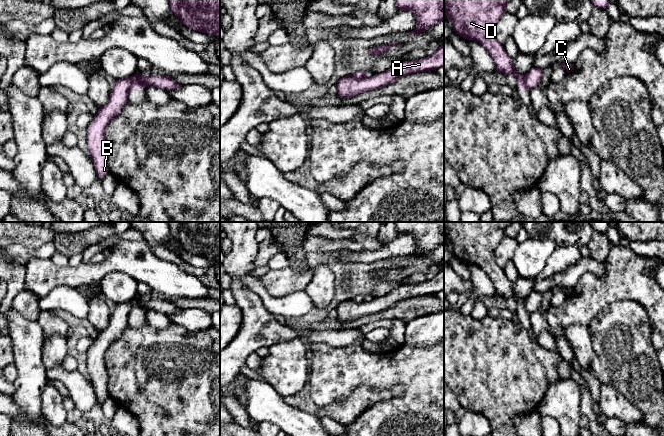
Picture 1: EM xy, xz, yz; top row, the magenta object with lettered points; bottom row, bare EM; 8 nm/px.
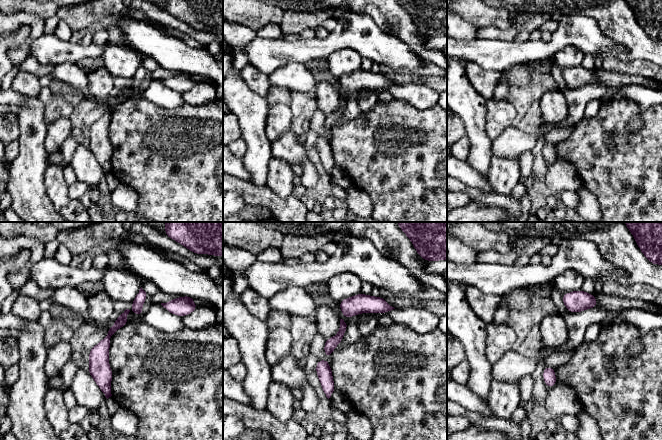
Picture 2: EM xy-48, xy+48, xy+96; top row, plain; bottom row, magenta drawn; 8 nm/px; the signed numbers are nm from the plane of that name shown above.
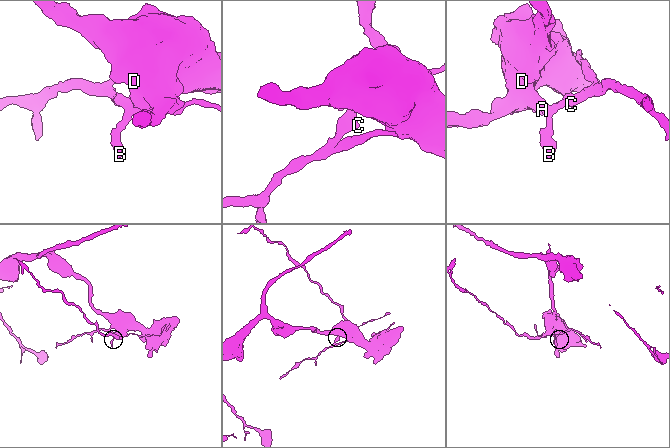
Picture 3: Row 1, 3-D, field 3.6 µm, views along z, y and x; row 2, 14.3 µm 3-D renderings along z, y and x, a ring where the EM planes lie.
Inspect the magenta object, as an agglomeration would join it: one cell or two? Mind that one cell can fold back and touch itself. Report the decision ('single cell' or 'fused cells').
fused cells

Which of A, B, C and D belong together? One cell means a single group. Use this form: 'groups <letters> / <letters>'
groups A B C / D

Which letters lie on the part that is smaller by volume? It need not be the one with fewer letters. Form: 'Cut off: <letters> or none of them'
Cut off: A, B, C

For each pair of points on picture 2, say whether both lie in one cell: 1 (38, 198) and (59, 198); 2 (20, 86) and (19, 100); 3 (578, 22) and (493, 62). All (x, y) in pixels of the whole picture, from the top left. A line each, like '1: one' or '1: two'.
1: two
2: two
3: one

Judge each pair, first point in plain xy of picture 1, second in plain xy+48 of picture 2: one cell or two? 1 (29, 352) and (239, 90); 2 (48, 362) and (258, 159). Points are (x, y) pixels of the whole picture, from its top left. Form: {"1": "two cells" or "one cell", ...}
{"1": "one cell", "2": "two cells"}

